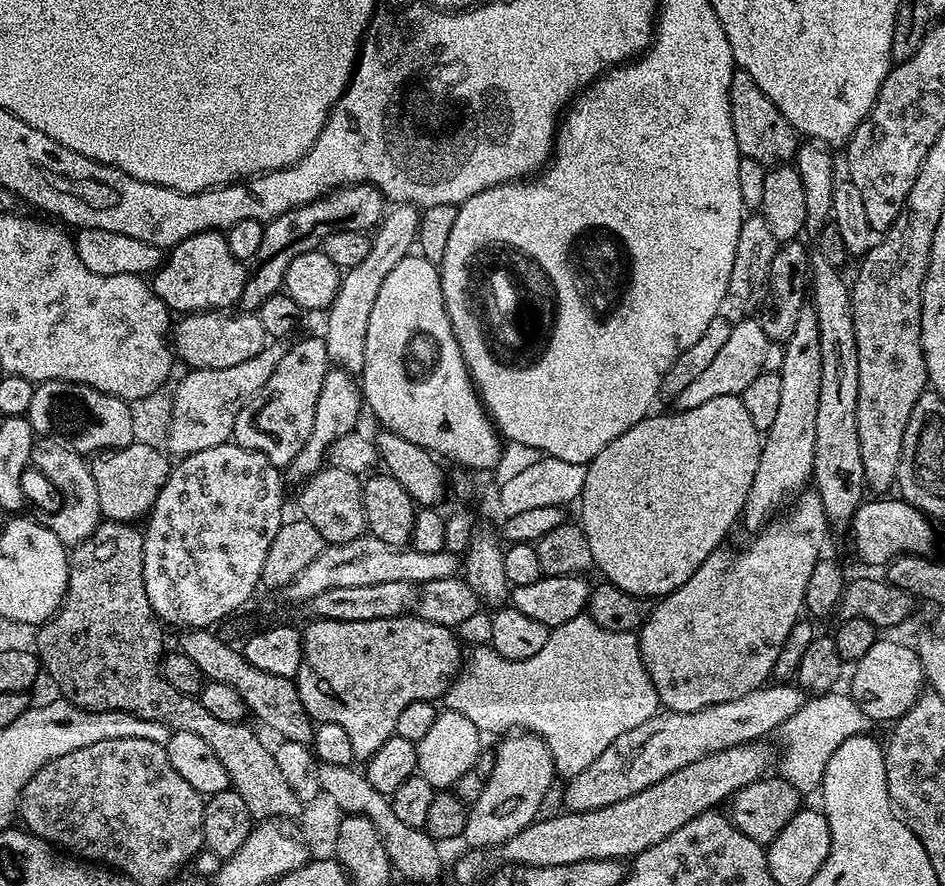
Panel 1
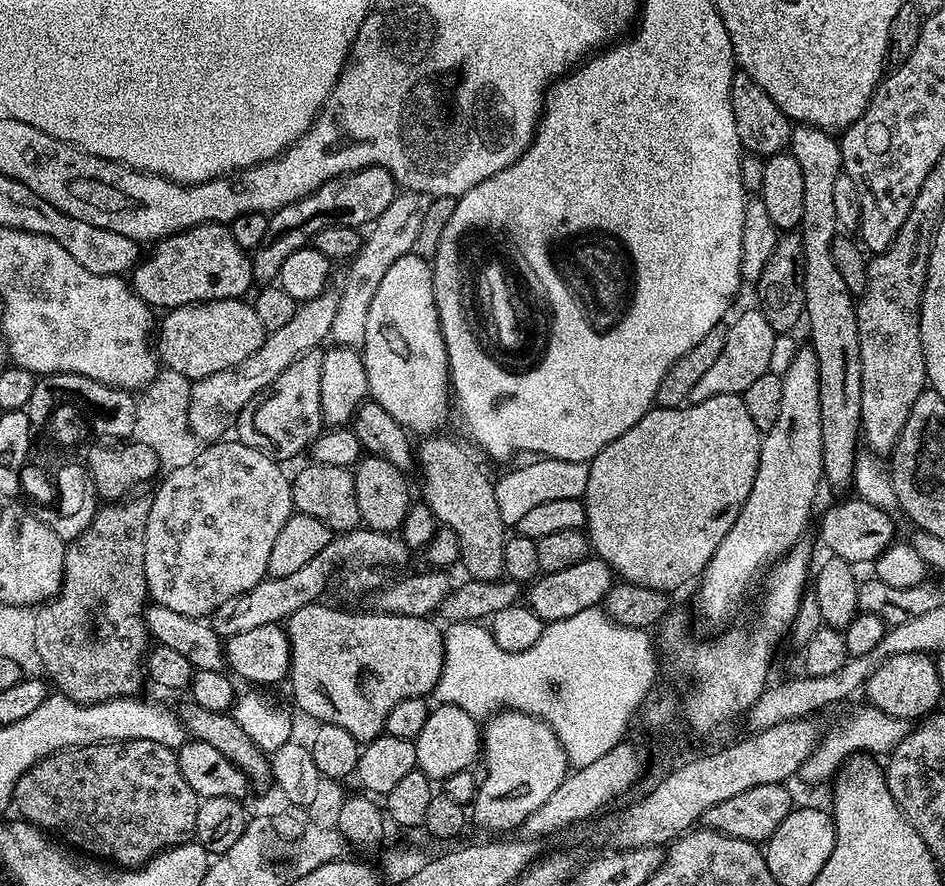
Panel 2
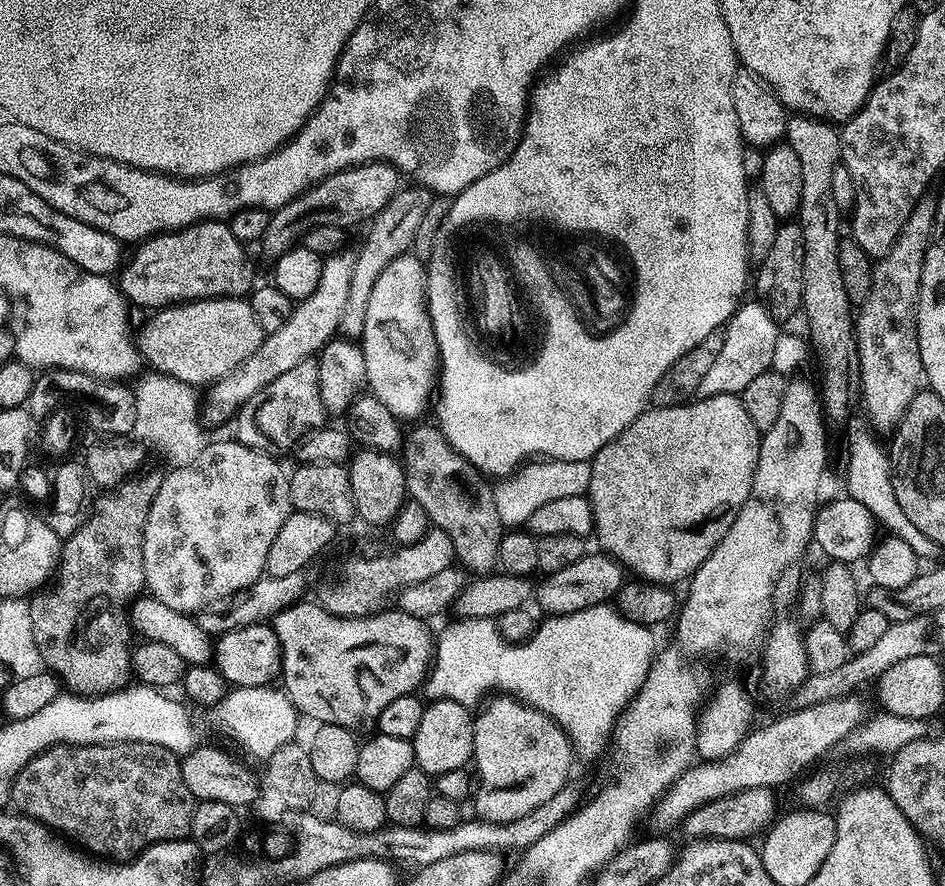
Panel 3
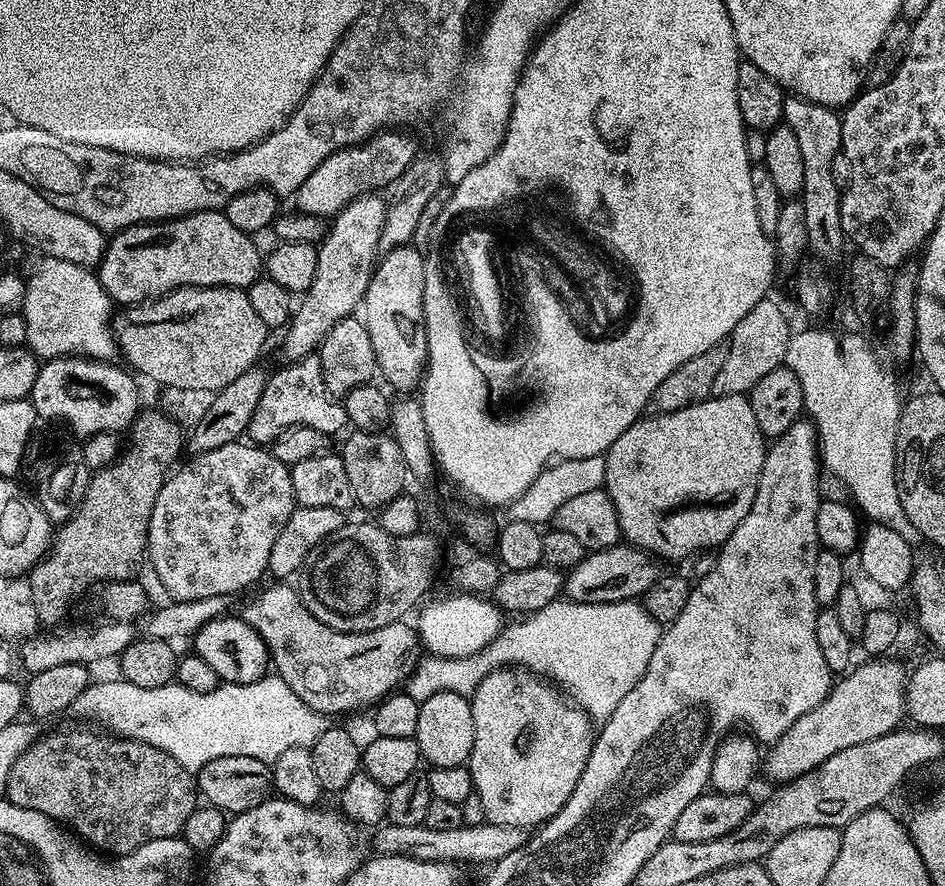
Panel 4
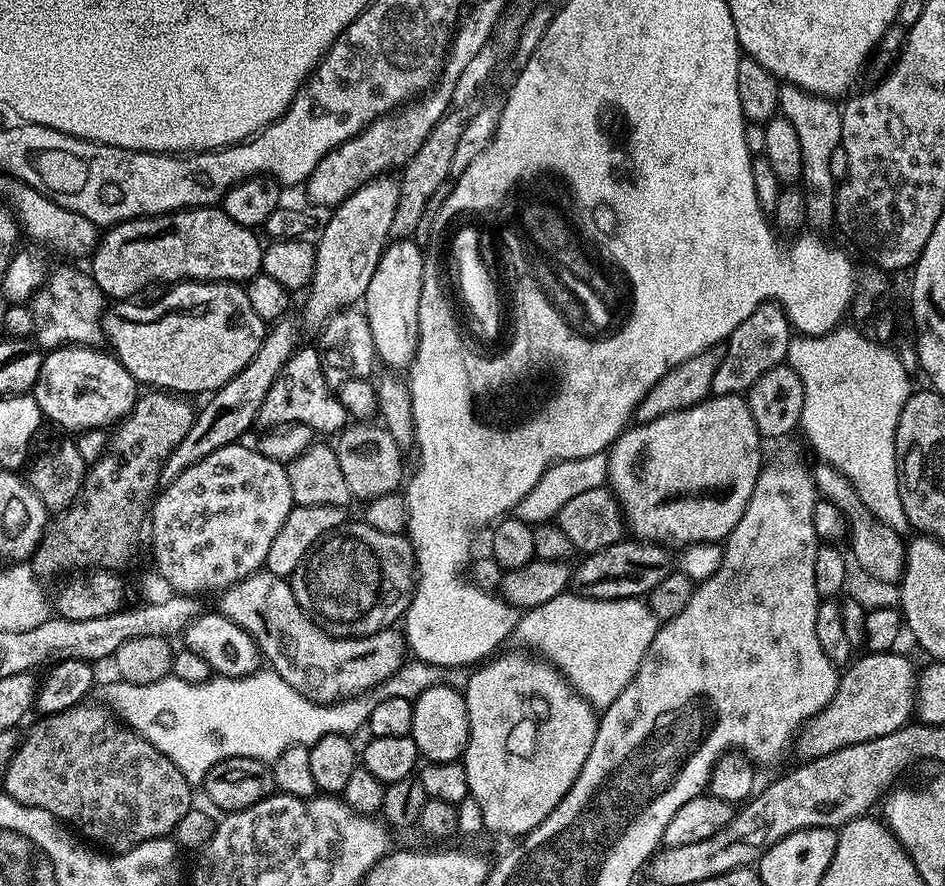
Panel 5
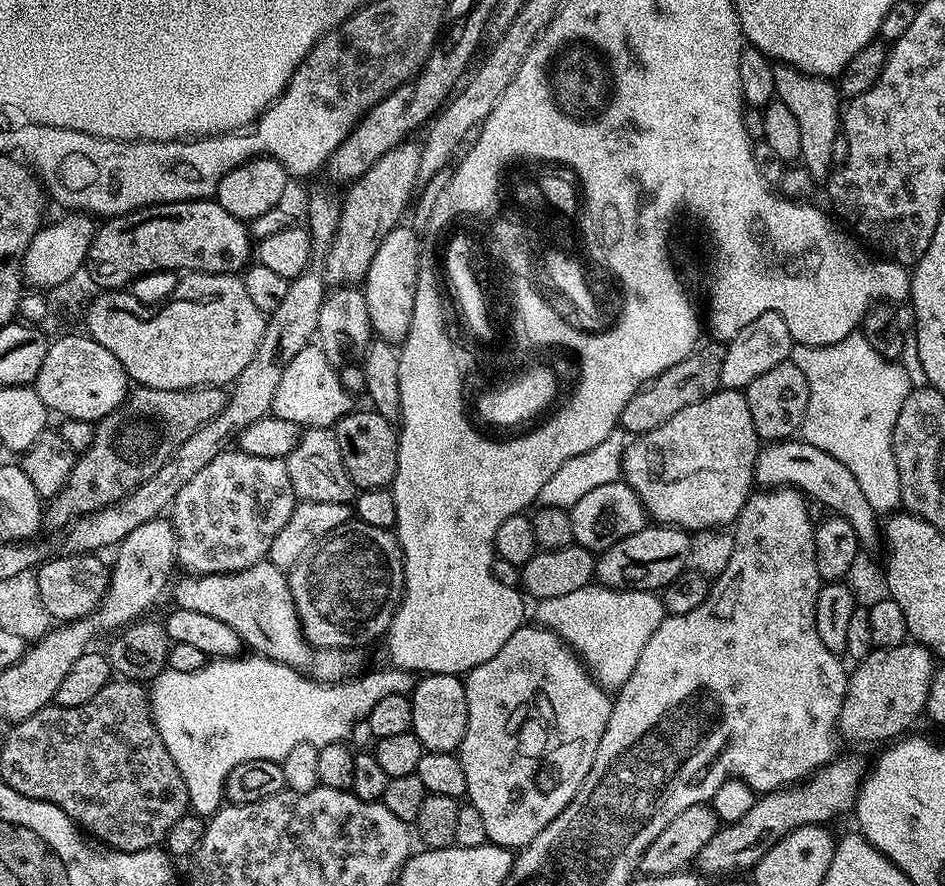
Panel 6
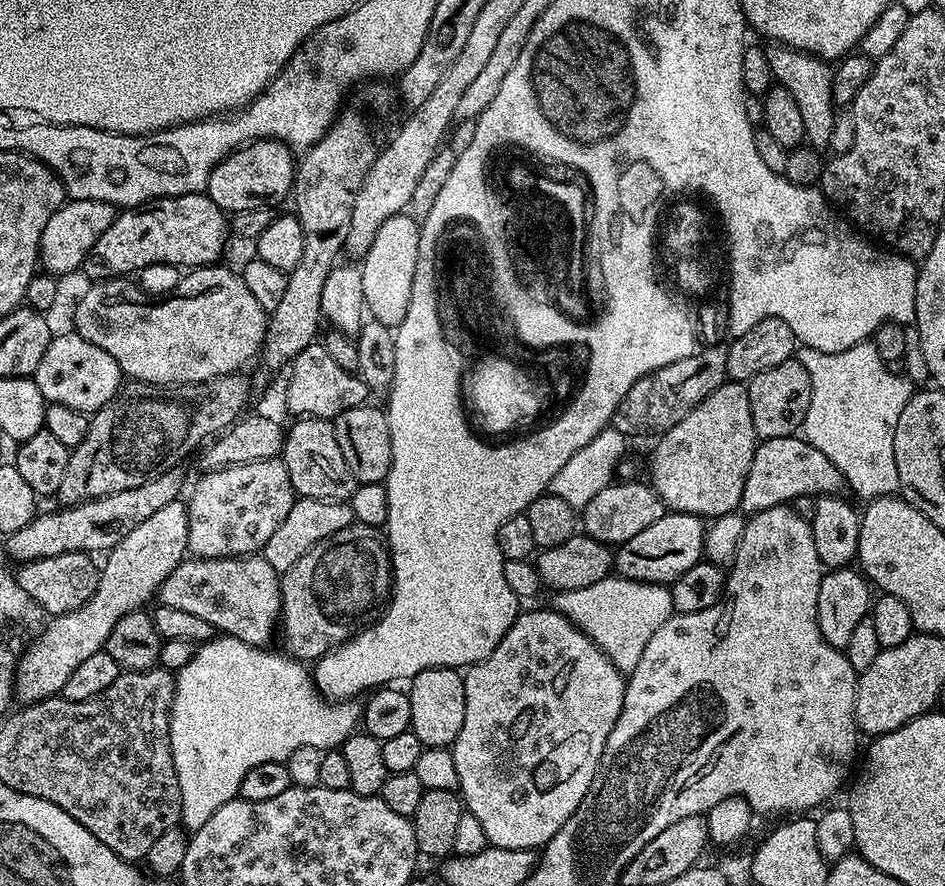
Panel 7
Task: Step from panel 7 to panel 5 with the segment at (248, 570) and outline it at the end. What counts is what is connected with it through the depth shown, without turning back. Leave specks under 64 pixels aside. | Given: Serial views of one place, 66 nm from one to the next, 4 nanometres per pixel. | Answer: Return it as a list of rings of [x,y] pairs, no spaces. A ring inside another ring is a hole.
[[[266,570],[253,572],[219,593],[218,611],[242,626],[260,647],[260,655],[290,686],[320,704],[331,704],[381,684],[406,660],[403,635],[395,627],[369,636],[331,636],[298,606],[291,583]]]

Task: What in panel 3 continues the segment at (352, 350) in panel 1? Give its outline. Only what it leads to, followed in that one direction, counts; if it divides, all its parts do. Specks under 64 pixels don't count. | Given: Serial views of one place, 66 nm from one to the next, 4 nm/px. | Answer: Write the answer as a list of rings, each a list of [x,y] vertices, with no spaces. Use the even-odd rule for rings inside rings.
[[[423,186],[412,187],[414,188],[401,187],[396,196],[390,198],[390,202],[377,216],[372,217],[367,225],[369,228],[368,234],[364,238],[364,246],[359,248],[356,257],[352,293],[340,323],[341,329],[349,337],[363,337],[366,306],[370,302],[370,290],[374,290],[374,282],[378,282],[378,274],[382,274],[382,270],[386,270],[386,266],[390,266],[390,262],[394,262],[394,258],[405,255],[411,249],[414,234],[418,234],[418,226],[422,222],[422,217],[426,215],[426,210],[430,210],[430,202],[434,198],[431,189]]]

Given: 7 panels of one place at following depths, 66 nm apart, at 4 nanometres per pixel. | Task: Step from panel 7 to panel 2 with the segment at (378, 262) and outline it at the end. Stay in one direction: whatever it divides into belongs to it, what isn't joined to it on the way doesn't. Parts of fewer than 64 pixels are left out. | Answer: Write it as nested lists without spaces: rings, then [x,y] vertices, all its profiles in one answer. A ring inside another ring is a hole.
[[[415,251],[407,252],[402,258],[398,258],[398,262],[394,262],[394,266],[390,266],[390,270],[386,270],[382,282],[378,286],[378,294],[374,294],[374,302],[370,302],[370,315],[366,321],[366,338],[362,349],[364,365],[366,366],[366,378],[368,379],[368,394],[378,406],[382,406],[390,417],[396,419],[401,427],[407,429],[409,433],[415,434],[436,434],[441,431],[440,428],[444,424],[444,419],[448,416],[448,404],[450,408],[450,373],[448,370],[448,351],[446,350],[446,342],[444,335],[440,329],[440,319],[438,318],[438,310],[436,309],[436,299],[434,298],[434,290],[432,289],[432,265],[429,261],[424,260],[421,256],[417,256]]]

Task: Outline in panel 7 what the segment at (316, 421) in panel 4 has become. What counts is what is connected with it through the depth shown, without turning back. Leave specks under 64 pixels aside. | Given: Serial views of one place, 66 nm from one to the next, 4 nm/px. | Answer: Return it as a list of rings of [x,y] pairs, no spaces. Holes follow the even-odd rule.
[[[323,343],[307,344],[291,361],[292,373],[285,387],[285,406],[293,417],[313,416],[323,420],[332,420],[338,414],[350,410],[359,404],[367,404],[370,393],[366,382],[354,372],[342,370],[330,354],[326,354]]]

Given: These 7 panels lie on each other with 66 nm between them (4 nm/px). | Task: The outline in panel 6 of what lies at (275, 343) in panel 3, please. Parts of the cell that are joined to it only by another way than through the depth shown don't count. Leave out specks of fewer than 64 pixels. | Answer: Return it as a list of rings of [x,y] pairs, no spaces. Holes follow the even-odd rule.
[[[412,143],[399,144],[382,154],[382,158],[378,158],[378,162],[362,174],[362,178],[352,181],[345,191],[349,192],[342,196],[338,230],[328,255],[322,260],[324,279],[329,285],[359,285],[370,270],[370,262],[374,262],[374,254],[378,254],[378,246],[382,246],[382,238],[401,223],[400,215],[403,212],[405,215],[406,209],[413,203],[420,177],[421,145]]]

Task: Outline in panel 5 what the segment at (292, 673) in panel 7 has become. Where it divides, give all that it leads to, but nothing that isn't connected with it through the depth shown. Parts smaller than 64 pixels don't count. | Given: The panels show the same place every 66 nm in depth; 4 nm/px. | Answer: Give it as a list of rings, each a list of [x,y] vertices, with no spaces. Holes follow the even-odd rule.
[[[412,658],[401,664],[398,671],[386,678],[381,684],[368,688],[365,692],[357,692],[343,700],[331,704],[320,704],[317,700],[303,696],[294,686],[290,686],[277,672],[257,670],[251,676],[221,676],[213,675],[211,680],[191,684],[182,682],[177,676],[169,674],[165,680],[150,682],[146,686],[116,682],[112,688],[112,700],[115,711],[125,720],[125,723],[146,740],[149,740],[158,750],[177,764],[178,770],[193,786],[203,785],[208,779],[208,771],[218,762],[229,760],[235,756],[245,756],[255,760],[271,762],[295,744],[312,745],[326,734],[353,734],[368,723],[370,713],[378,707],[378,702],[390,698],[418,699],[422,690],[445,679],[445,669],[433,664],[423,664]]]

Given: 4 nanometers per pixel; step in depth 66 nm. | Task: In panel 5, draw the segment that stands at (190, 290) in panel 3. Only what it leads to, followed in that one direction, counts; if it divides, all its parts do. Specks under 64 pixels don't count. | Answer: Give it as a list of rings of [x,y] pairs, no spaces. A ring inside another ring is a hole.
[[[209,206],[207,208],[186,208],[178,212],[166,212],[163,216],[140,216],[136,220],[123,220],[120,224],[111,225],[107,229],[108,232],[99,237],[96,242],[96,249],[92,251],[90,257],[90,275],[92,281],[100,287],[100,291],[105,297],[111,298],[116,302],[128,302],[133,299],[135,292],[140,292],[143,288],[148,288],[151,284],[160,284],[163,280],[167,282],[187,282],[189,280],[218,280],[221,282],[247,282],[261,275],[262,258],[264,257],[265,245],[260,244],[260,240],[256,237],[257,233],[251,228],[242,226],[238,222],[234,222],[234,218],[230,218],[230,214],[226,214],[223,207]]]

